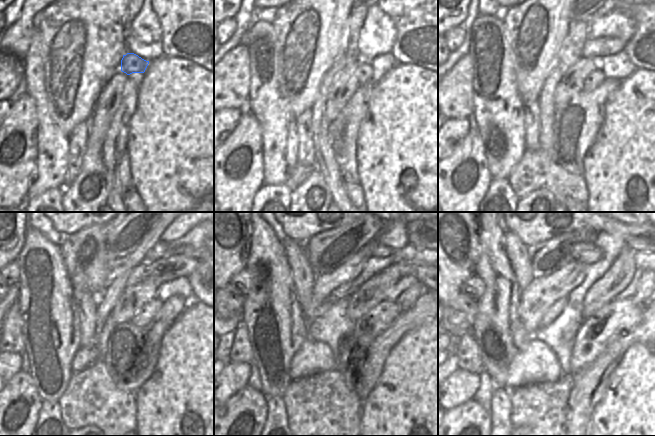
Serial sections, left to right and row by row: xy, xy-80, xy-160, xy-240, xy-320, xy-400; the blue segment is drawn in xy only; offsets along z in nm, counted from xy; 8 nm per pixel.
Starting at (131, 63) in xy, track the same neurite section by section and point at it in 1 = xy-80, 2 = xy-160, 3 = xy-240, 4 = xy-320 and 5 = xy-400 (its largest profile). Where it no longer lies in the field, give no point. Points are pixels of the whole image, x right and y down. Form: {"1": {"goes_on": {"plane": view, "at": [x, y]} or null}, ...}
{"1": {"goes_on": {"plane": "xy-80", "at": [364, 69]}}, "2": {"goes_on": {"plane": "xy-160", "at": [594, 79]}}, "3": {"goes_on": {"plane": "xy-240", "at": [146, 314]}}, "4": {"goes_on": {"plane": "xy-320", "at": [366, 329]}}, "5": {"goes_on": {"plane": "xy-400", "at": [617, 317]}}}

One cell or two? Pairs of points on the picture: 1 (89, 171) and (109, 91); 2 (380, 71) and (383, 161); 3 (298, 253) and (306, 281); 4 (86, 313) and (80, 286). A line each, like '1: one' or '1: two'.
1: one
2: two
3: one
4: one

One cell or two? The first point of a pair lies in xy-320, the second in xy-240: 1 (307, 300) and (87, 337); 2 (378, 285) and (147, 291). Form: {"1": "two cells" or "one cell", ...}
{"1": "one cell", "2": "one cell"}

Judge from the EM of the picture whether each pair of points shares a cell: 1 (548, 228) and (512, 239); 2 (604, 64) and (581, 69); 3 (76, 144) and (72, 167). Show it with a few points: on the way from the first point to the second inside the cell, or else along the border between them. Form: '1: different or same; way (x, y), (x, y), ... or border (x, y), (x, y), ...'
1: different; border (507, 230), (514, 233), (527, 246)
2: different; border (598, 61), (599, 68)
3: same; way (76, 150), (74, 161)

